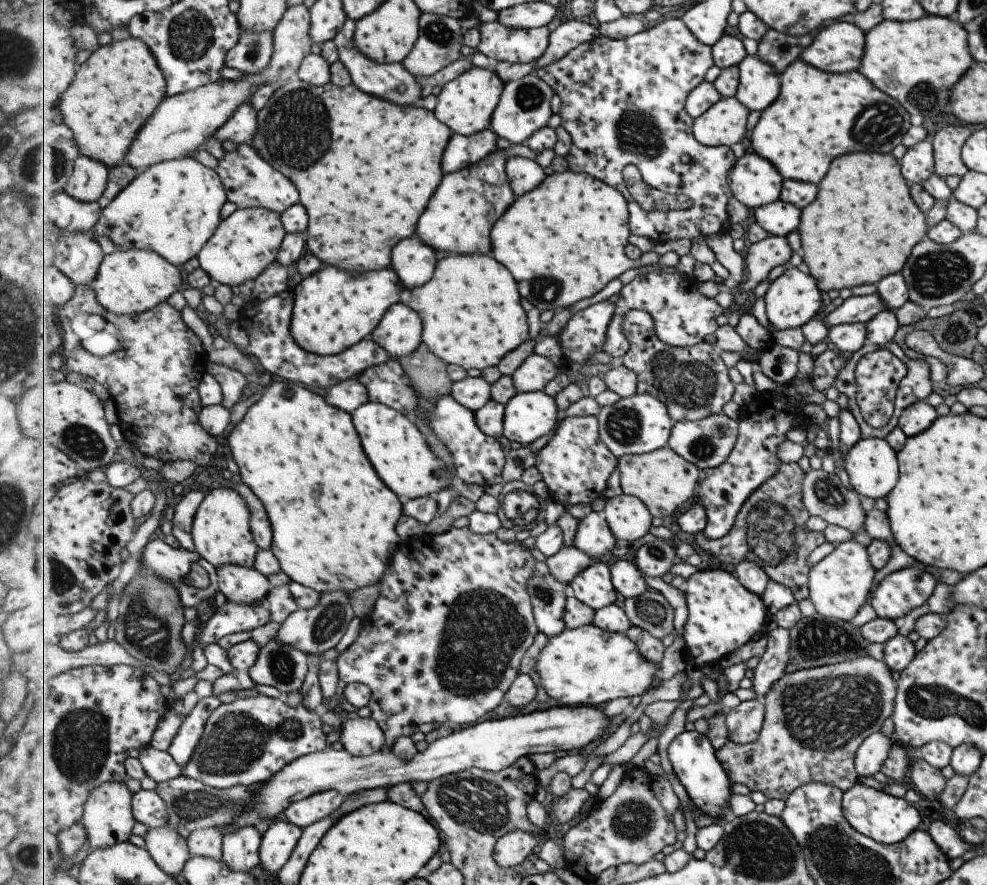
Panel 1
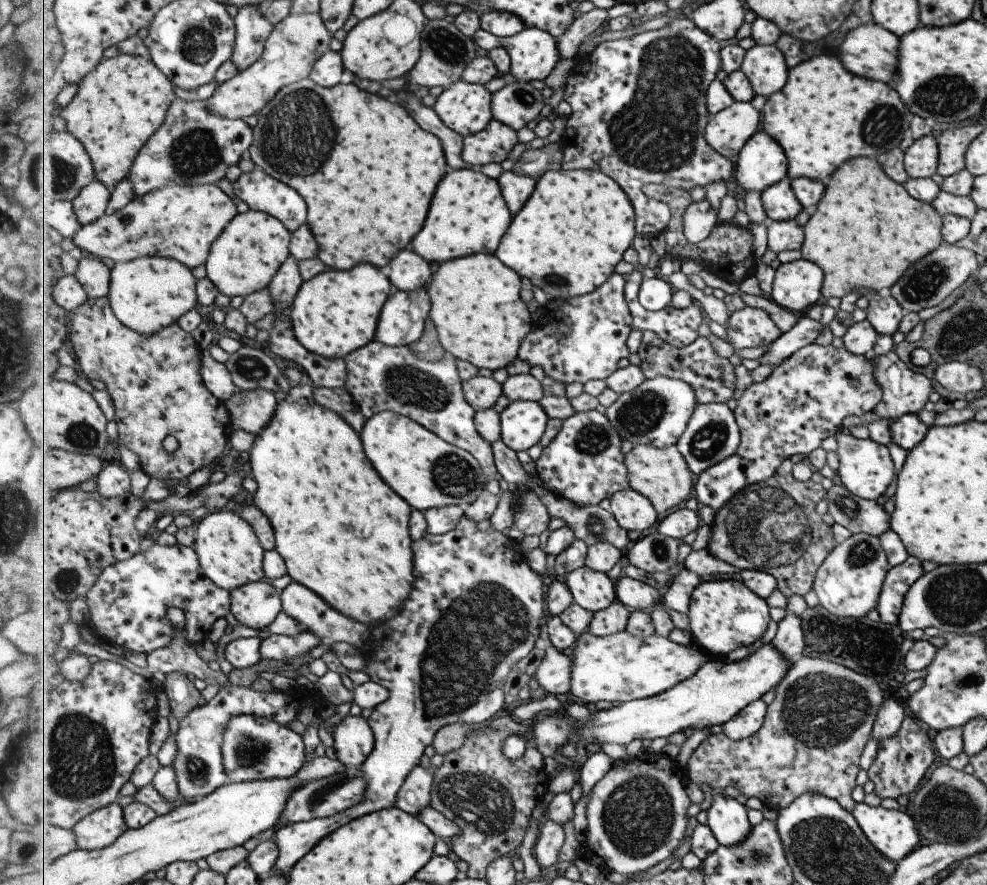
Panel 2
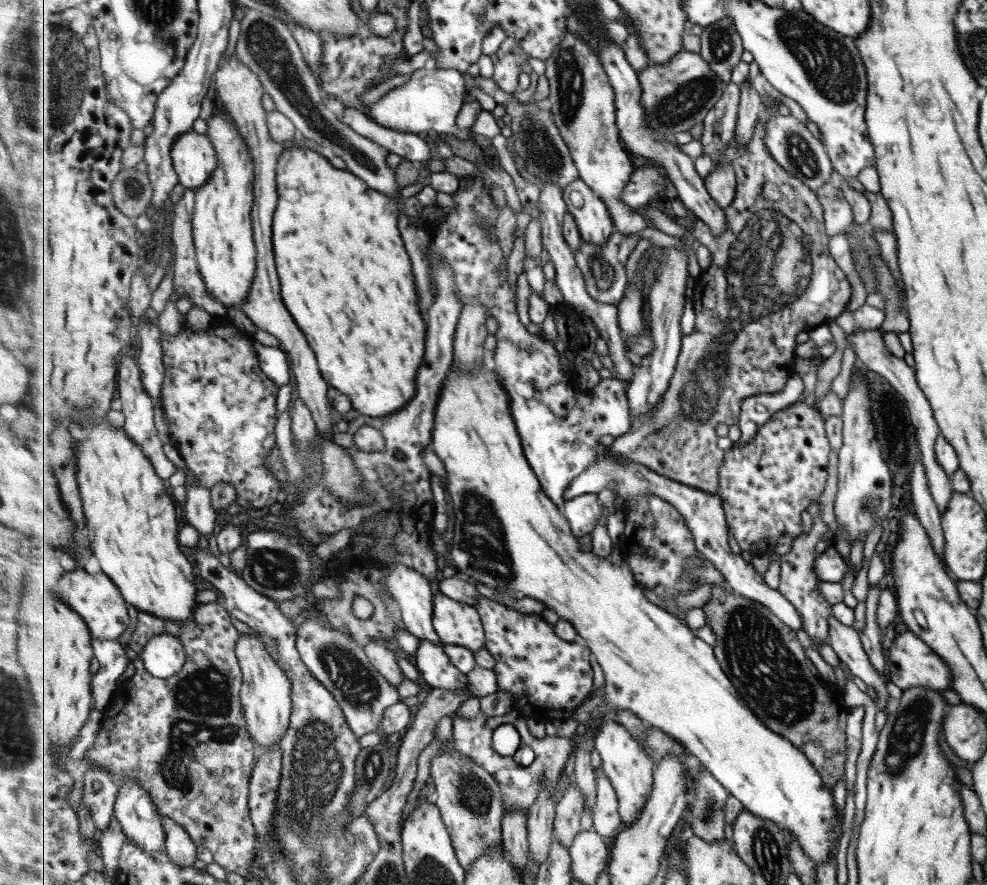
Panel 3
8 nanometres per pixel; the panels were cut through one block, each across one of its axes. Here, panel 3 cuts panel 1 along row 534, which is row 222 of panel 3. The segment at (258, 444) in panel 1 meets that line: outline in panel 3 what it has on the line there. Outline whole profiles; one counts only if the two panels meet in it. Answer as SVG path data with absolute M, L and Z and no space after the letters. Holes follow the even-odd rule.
M289 147L287 151L282 154L280 158L280 162L277 165L276 170L276 179L278 182L279 188L279 199L278 205L276 208L276 213L274 214L274 223L273 223L273 242L274 248L276 249L276 265L279 270L280 280L281 280L281 290L282 290L282 297L284 298L285 307L291 312L293 319L296 321L296 324L300 326L301 330L307 337L309 344L313 347L313 352L316 353L317 362L320 366L320 370L324 379L328 381L328 383L338 391L343 394L346 394L351 399L353 404L352 408L359 412L361 415L372 416L373 418L377 418L378 416L389 416L399 412L402 408L405 408L417 394L417 377L418 373L420 372L421 365L424 364L425 359L425 350L428 347L428 320L423 318L424 314L421 312L420 308L420 297L417 294L417 281L416 276L414 273L414 268L412 265L412 257L409 256L408 249L406 248L406 244L404 241L404 237L400 231L400 214L402 214L402 208L400 204L390 197L388 194L379 192L377 189L371 188L365 180L361 177L357 176L356 173L352 173L349 170L344 169L337 169L331 162L329 162L329 155L325 153L317 153L315 150L307 149L307 147Z

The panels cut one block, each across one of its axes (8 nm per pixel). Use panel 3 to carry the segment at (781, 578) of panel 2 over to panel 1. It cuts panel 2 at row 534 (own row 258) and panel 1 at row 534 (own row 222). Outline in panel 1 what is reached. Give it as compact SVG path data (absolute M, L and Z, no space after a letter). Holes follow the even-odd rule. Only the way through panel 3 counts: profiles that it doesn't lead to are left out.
M783 463L772 479L766 480L741 507L732 531L722 539L710 539L704 532L695 535L698 546L730 569L743 561L755 561L771 579L791 588L797 600L808 597L807 556L824 540L821 531L805 528L808 509L803 503L804 472L795 463Z

